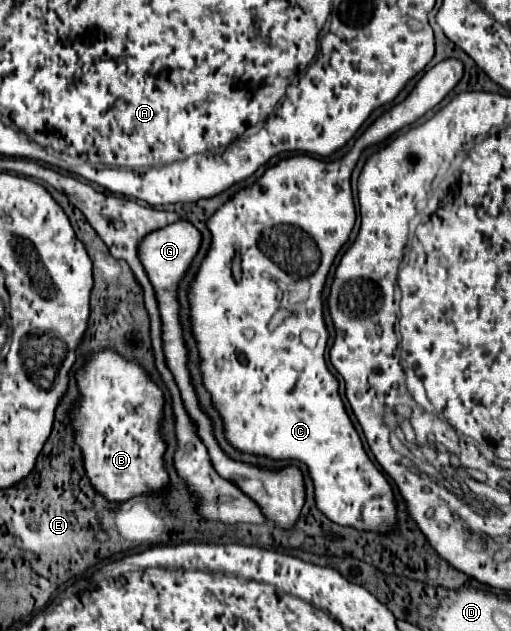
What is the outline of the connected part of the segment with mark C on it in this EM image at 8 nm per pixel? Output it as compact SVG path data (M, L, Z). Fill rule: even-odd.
M459 59L439 61L417 81L413 91L401 103L385 111L363 131L363 135L355 141L353 149L345 157L337 161L321 161L309 155L287 157L277 165L273 165L271 169L267 169L265 175L255 185L239 191L231 201L227 201L221 209L217 209L217 213L207 221L207 227L211 229L211 235L213 235L213 243L197 273L197 279L191 285L191 321L193 321L195 339L199 343L199 355L203 359L201 361L203 383L211 391L213 403L225 421L225 435L229 443L243 453L269 455L273 459L307 465L311 479L315 483L317 507L321 509L321 513L325 513L331 521L339 525L351 525L355 529L387 533L397 521L391 485L387 483L385 475L373 465L373 461L367 457L363 443L339 397L339 381L335 379L335 375L329 371L325 363L325 345L329 335L323 323L319 293L323 289L325 277L333 265L335 255L345 245L355 225L351 173L365 147L375 145L387 139L389 135L393 135L395 131L399 131L401 127L415 123L429 109L439 105L443 97L459 83L461 77L463 77L463 63ZM305 233L309 233L317 241L317 247L321 251L321 263L317 259L319 257L317 251L313 251L315 249L313 239L307 237ZM285 271L293 279L307 277L315 271L311 275L311 295L307 297L307 301L289 305L287 297L289 297L289 287L293 285L293 279ZM279 311L281 315L285 315L283 321L273 329L269 329L271 319ZM305 329L321 331L321 339L313 349L301 343L301 333Z

